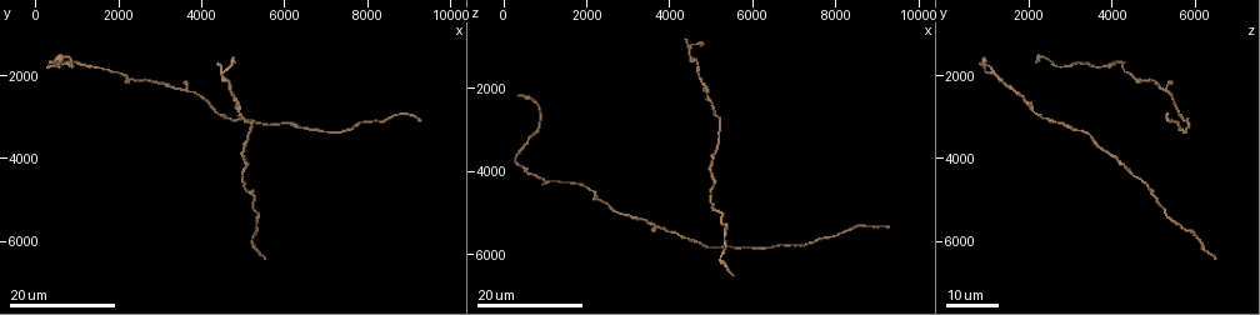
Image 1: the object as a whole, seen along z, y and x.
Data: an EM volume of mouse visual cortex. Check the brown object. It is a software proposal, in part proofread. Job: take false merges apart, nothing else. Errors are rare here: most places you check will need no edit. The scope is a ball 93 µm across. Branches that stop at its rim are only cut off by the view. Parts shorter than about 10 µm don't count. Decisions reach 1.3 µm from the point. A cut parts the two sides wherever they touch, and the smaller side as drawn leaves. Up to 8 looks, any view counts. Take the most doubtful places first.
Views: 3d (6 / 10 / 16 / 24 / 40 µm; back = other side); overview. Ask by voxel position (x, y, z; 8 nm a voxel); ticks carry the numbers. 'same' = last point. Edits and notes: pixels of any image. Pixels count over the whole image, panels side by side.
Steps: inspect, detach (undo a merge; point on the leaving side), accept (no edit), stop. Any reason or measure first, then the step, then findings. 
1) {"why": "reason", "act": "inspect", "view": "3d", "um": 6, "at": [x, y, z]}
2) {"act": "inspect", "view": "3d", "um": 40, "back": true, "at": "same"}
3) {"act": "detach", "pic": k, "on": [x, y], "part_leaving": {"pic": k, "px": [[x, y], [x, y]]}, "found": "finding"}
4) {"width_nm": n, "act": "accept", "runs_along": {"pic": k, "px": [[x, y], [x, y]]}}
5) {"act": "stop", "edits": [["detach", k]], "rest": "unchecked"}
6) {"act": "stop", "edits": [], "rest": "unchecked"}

{"act": "inspect", "view": "3d", "um": 24, "at": [4450, 2950, 5600]}

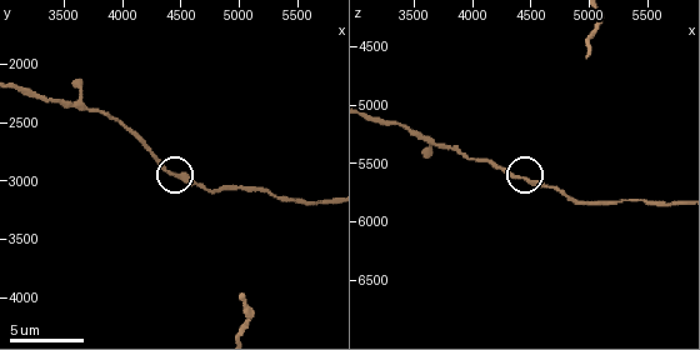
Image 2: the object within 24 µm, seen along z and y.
{"act": "inspect", "view": "3d", "um": 10, "at": [4420, 2940, 5620]}

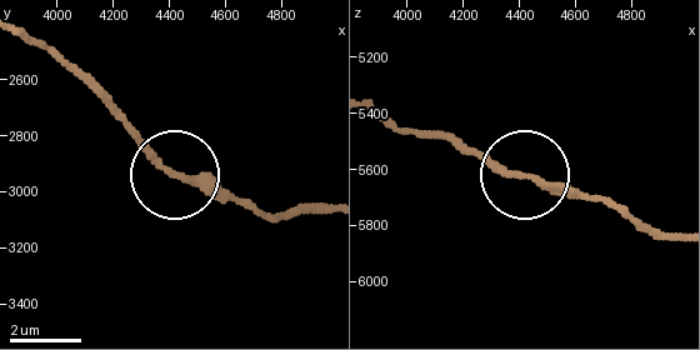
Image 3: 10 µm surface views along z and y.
{"act": "accept", "found": "one cell here"}

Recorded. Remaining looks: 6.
{"why": "three arms meet", "act": "inspect", "view": "3d", "um": 24, "at": [450, 1800, 3950]}

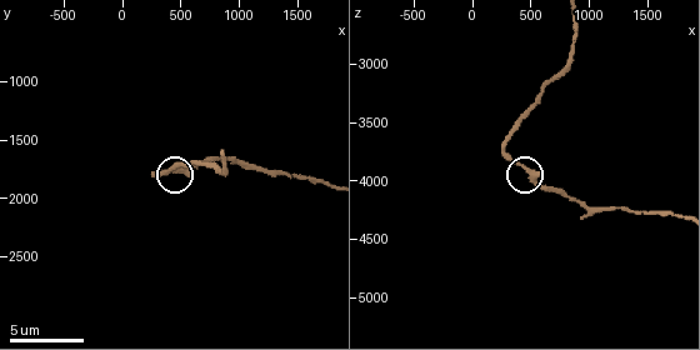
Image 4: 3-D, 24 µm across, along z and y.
{"act": "inspect", "view": "3d", "um": 6, "at": [480, 1740, 3920]}

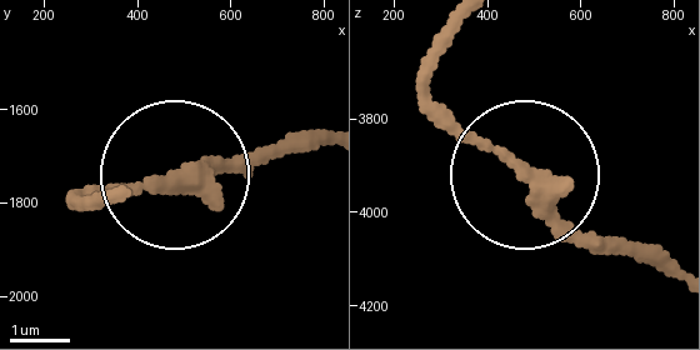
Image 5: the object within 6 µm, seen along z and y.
{"act": "accept", "runs_along": {"pic": 5, "px": [[329, 138], [80, 196]]}, "found": "all the same cell"}

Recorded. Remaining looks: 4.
{"why": "a narrow waist", "act": "inspect", "view": "3d", "um": 24, "at": [5050, 3000, 2400]}

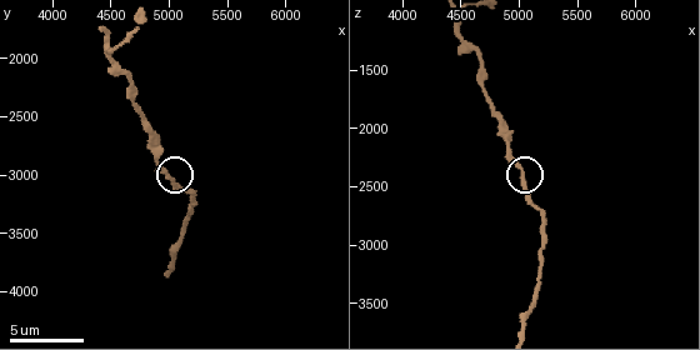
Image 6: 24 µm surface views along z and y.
{"act": "inspect", "view": "3d", "um": 6, "at": [5040, 3040, 2400]}

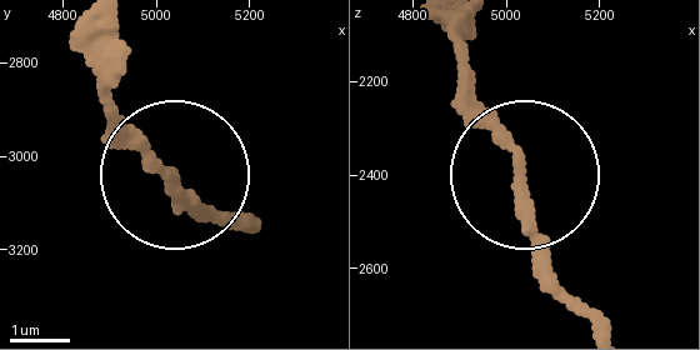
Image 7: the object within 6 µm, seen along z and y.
{"width_nm": 220, "act": "accept", "found": "one cell here"}

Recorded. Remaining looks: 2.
{"why": "thick turns thin", "act": "inspect", "view": "3d", "um": 16, "at": [6400, 3200, 5900]}

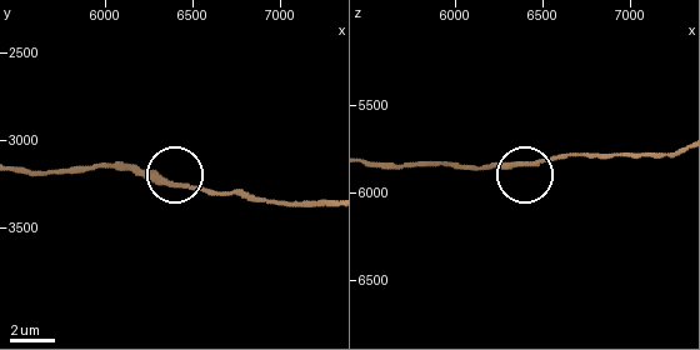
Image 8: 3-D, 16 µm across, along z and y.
{"act": "inspect", "view": "3d", "um": 10, "at": [6400, 3240, 5860]}

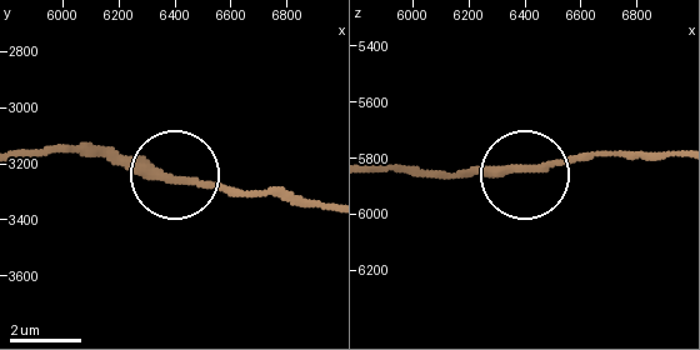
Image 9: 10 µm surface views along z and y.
{"act": "accept", "runs_along": {"pic": 9, "px": [[25, 159], [124, 153], [186, 180], [255, 189]]}, "found": "all the same cell"}

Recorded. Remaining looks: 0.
{"act": "stop", "edits": [], "rest": "unchecked"}

